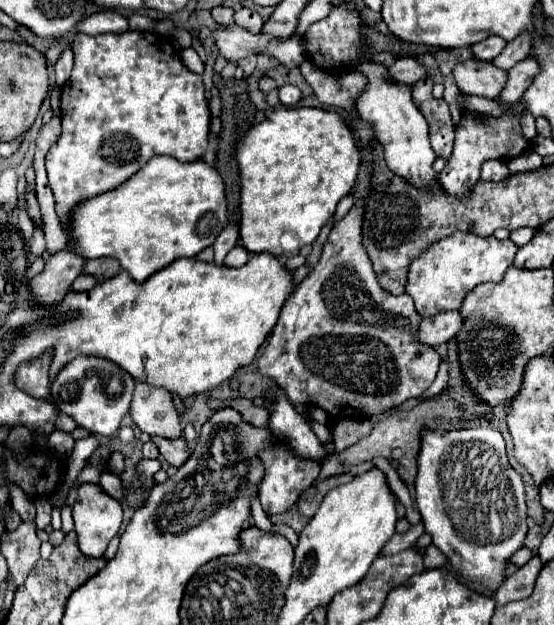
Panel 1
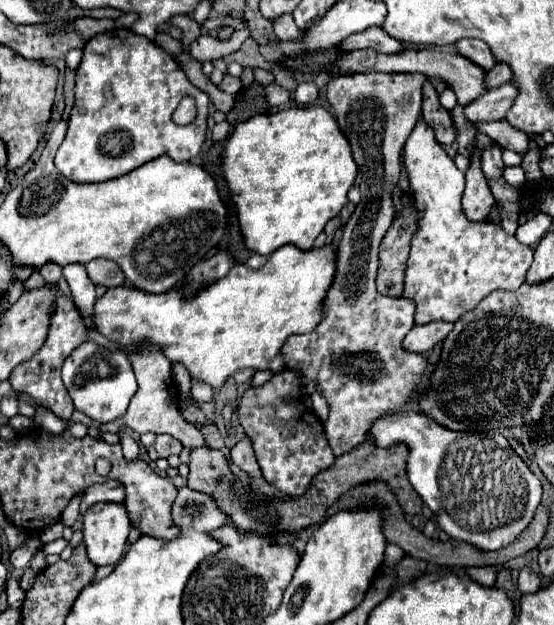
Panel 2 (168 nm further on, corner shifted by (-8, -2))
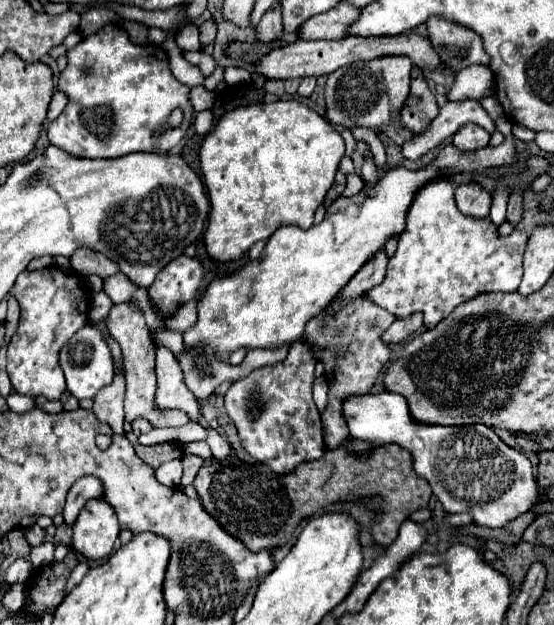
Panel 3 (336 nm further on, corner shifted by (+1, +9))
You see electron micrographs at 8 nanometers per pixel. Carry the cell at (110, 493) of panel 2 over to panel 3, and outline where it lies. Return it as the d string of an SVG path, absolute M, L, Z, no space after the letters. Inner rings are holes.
M82 477L80 481L76 481L66 497L66 505L64 505L64 523L66 525L74 525L80 509L90 501L90 499L98 499L102 497L102 485L100 481L96 481L96 477Z

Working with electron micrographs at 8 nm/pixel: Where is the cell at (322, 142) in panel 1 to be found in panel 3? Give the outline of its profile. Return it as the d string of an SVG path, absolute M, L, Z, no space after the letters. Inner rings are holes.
M276 101L248 105L228 111L204 137L200 147L200 171L208 189L210 217L204 233L204 247L214 261L236 261L252 243L268 239L278 227L298 225L308 229L314 211L322 205L334 183L338 163L344 155L344 139L330 121L298 101Z

